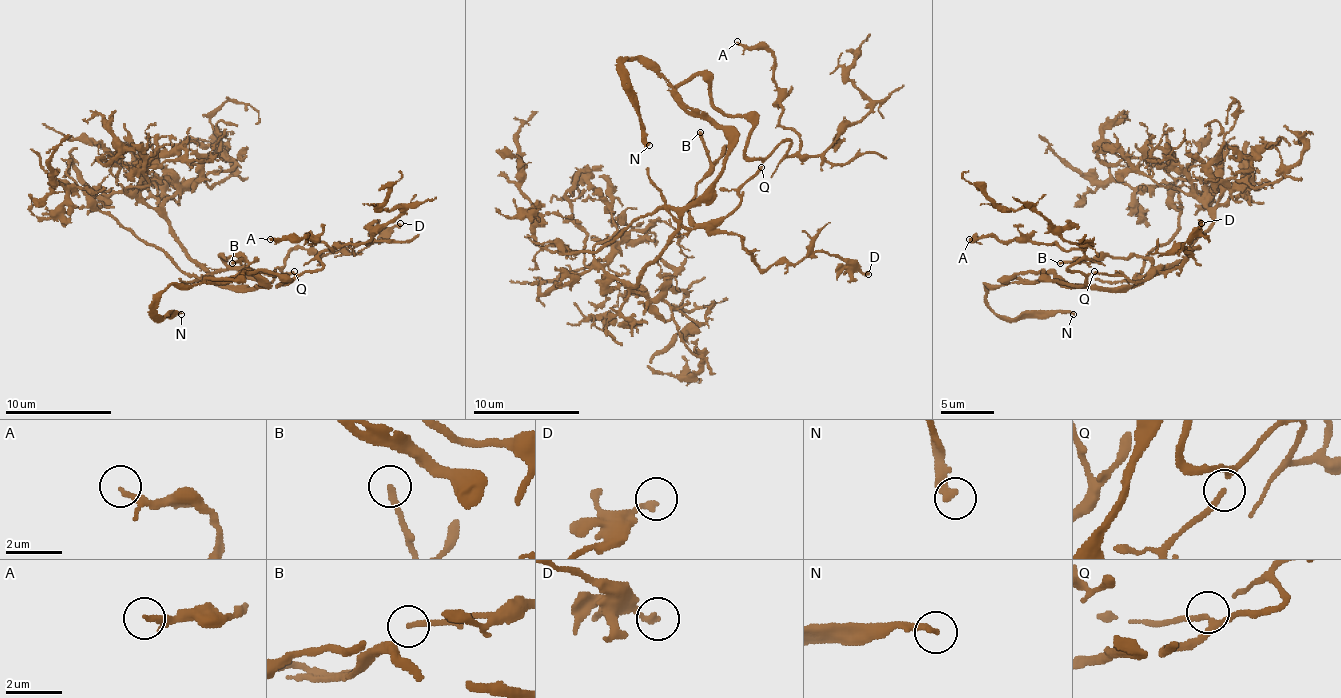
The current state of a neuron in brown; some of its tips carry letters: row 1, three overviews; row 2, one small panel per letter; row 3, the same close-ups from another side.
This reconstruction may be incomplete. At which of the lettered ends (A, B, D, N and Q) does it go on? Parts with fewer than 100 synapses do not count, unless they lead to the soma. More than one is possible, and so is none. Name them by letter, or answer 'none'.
N

